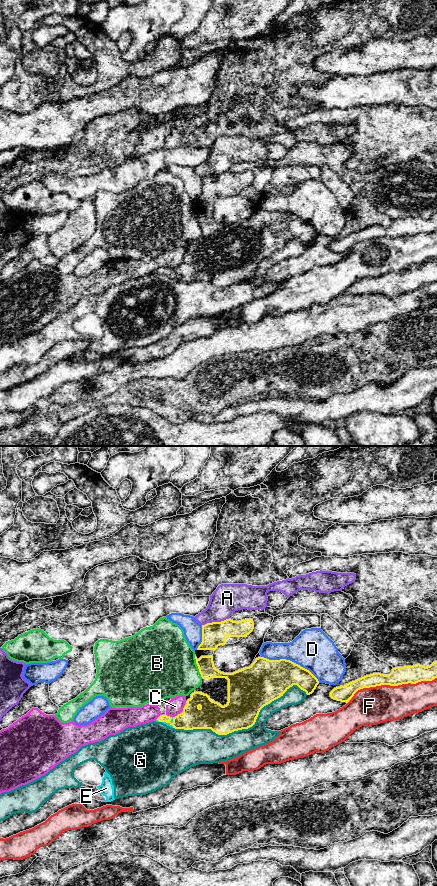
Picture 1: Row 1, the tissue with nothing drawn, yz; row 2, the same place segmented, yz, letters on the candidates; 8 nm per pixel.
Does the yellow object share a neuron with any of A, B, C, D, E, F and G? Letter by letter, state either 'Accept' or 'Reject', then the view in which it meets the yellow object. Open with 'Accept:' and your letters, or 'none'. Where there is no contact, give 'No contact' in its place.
Accept: none
A: Reject. Touches yellow in yz
B: Reject. Touches yellow in yz
C: Reject. Touches yellow in yz
D: Reject. Touches yellow in yz
E: Reject. Touches yellow in yz
F: Reject. Touches yellow in yz
G: Reject. Touches yellow in yz

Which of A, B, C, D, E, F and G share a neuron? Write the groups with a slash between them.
A / B / C E / D / F / G

